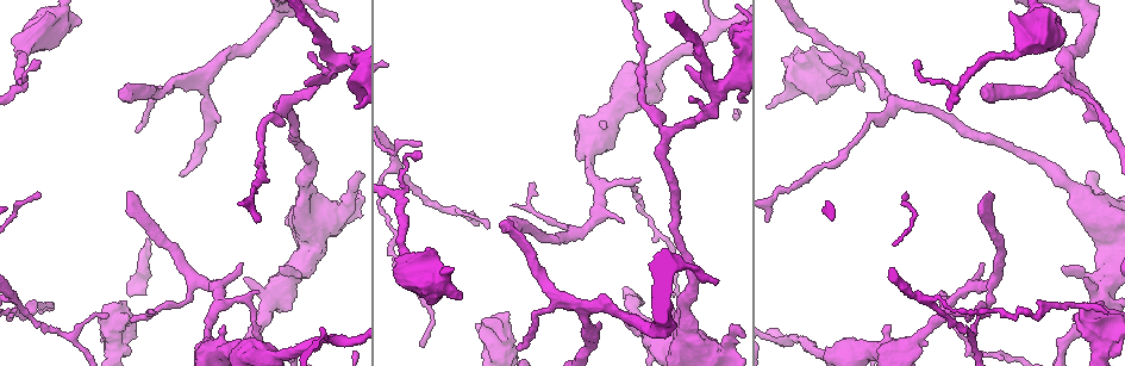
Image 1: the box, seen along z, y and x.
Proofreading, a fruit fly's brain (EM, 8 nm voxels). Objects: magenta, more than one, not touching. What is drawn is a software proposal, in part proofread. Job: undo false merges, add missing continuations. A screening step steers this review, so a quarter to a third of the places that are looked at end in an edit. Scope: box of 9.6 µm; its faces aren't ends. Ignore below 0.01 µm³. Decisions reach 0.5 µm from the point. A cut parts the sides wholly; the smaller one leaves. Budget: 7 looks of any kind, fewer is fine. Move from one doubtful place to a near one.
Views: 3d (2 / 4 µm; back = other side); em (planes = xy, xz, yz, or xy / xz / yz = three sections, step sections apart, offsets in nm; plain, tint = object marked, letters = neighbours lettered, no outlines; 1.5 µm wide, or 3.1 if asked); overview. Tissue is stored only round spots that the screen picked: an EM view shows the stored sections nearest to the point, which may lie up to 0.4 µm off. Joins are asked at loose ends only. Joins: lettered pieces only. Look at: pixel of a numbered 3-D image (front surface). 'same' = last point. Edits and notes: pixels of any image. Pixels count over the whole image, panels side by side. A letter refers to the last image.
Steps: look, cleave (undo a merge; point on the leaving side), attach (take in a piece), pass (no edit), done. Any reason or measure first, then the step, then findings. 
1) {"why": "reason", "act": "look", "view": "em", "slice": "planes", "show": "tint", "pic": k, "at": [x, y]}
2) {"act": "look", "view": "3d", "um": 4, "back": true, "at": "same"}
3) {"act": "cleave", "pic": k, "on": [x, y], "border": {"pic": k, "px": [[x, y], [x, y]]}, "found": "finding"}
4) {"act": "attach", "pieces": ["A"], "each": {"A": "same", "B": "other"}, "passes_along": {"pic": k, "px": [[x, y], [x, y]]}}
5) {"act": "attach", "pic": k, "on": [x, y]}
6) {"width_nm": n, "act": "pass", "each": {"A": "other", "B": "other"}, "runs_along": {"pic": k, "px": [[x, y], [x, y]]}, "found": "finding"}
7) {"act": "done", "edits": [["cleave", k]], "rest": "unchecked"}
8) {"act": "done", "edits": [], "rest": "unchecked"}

{"why": "abrupt turn", "act": "look", "view": "em", "slice": "planes", "show": "tint", "pic": 1, "at": [23, 80]}

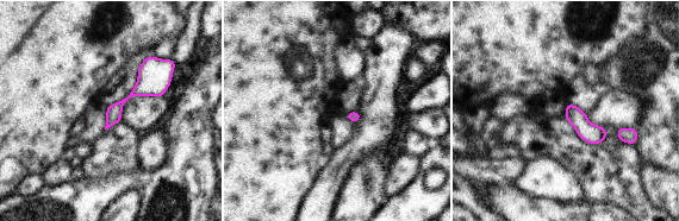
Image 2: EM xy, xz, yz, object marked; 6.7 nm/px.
{"act": "look", "view": "em", "slice": "planes", "show": "letters", "at": "same"}

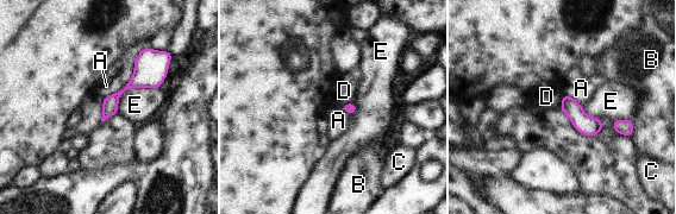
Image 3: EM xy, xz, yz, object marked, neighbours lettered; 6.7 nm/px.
{"act": "pass", "each": {"A": "other", "B": "other", "C": "other", "D": "other", "E": "other"}, "found": "all the same neuron"}

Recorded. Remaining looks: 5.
{"why": "end of a long branch", "act": "look", "view": "3d", "um": 4, "pic": 1, "at": [41, 314]}

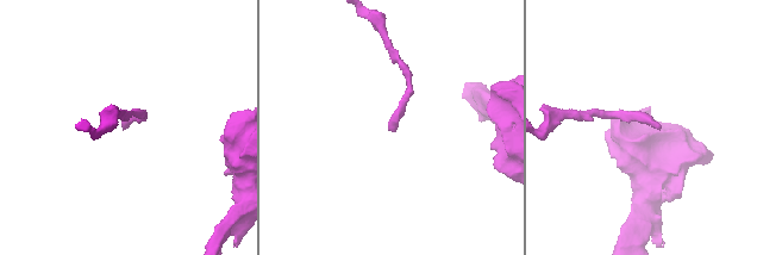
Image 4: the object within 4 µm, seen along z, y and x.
{"act": "look", "view": "em", "slice": "xz", "step": 4, "show": "letters", "pic": 4, "at": [660, 125]}

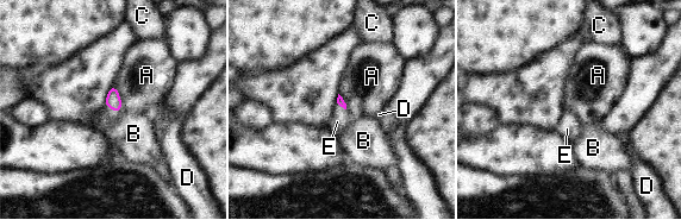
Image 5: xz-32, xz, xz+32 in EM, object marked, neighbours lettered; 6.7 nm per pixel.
{"act": "attach", "pieces": ["E"], "each": {"A": "other", "B": "other", "C": "other", "D": "other", "E": "same"}, "passes_along": {"pic": 5, "px": [[339, 101], [341, 106], [341, 118]]}, "found": "the neuron continues"}

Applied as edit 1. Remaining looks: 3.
{"why": "an open end", "act": "look", "view": "em", "slice": "planes", "show": "letters", "pic": 1, "at": [860, 53]}

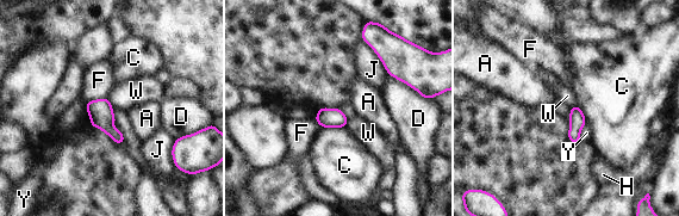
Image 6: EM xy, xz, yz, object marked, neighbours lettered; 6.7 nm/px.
{"longest_contact_nm": ["J", 300], "act": "pass", "each": {"A": "other", "C": "other", "D": "other", "F": "other", "H": "other", "J": "other", "W": "other", "Y": "other"}, "found": "none of them fits"}

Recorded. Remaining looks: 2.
{"act": "done", "edits": [["attach", 5]], "rest": "unchecked"}

